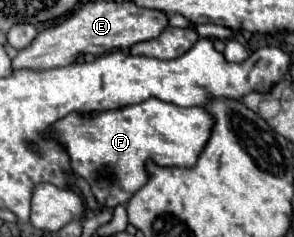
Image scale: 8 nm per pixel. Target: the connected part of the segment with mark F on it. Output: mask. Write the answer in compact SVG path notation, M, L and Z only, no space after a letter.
M150 98L134 106L126 106L124 110L108 110L96 112L90 116L70 114L54 124L54 138L66 146L70 154L72 170L78 172L92 188L96 202L104 208L116 208L120 204L128 204L132 194L136 194L150 178L146 164L154 162L156 166L170 166L170 168L192 168L198 162L208 138L212 134L214 118L208 114L206 108L180 108L170 102Z

